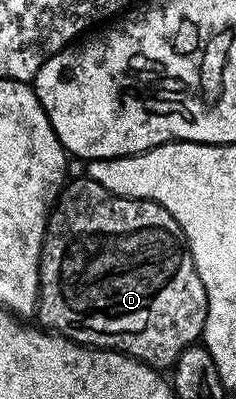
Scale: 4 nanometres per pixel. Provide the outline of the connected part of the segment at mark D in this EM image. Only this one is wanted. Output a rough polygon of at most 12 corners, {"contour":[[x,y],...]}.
{"contour":[[87,176],[40,253],[39,325],[171,368],[208,311],[178,220]]}

